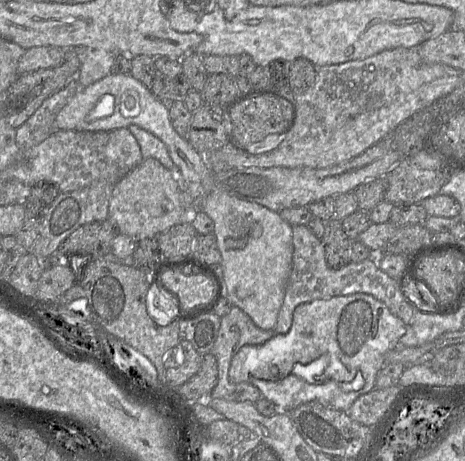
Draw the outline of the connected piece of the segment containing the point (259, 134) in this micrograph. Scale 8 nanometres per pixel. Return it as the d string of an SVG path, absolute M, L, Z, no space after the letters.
M273 92L243 97L227 108L228 136L239 146L263 142L267 138L287 132L294 120L293 103Z

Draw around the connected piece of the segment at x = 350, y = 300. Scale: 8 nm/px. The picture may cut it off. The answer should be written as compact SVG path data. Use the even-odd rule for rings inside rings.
M357 293L303 303L295 308L291 328L286 334L276 334L261 345L240 348L231 360L229 380L254 385L263 398L283 412L309 402L347 411L359 396L375 389L377 374L386 364L386 354L398 347L406 331L407 326L400 318L393 315L383 302L368 294Z

